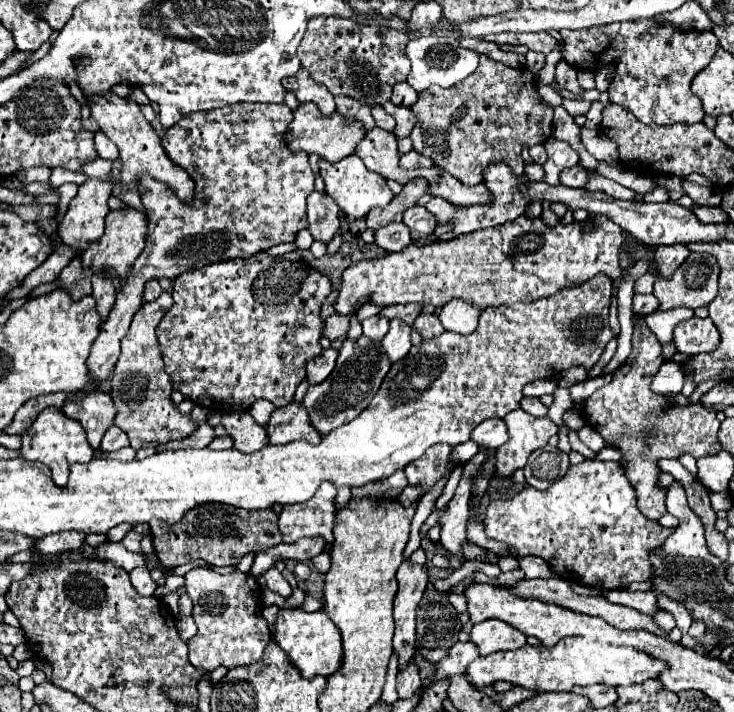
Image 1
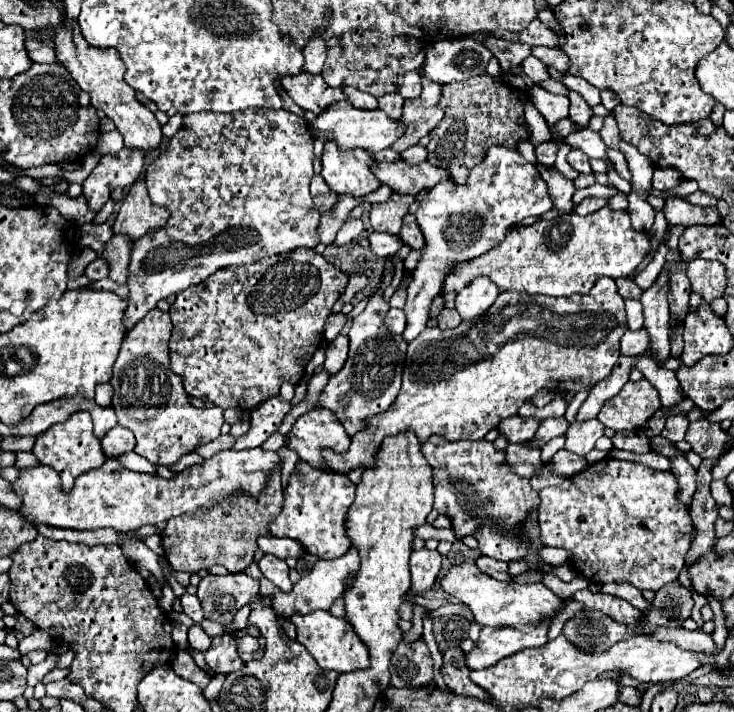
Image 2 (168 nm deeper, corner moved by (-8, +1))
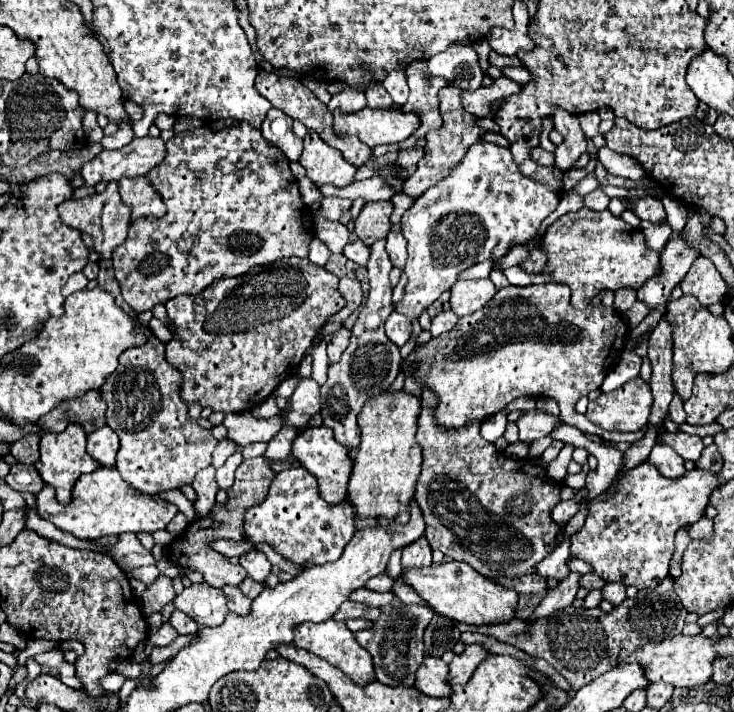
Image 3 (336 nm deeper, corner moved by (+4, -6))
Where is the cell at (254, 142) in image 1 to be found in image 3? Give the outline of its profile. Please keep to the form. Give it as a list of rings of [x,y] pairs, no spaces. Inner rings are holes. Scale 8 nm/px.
[[[248,123],[222,131],[212,131],[204,125],[194,131],[176,133],[166,143],[166,151],[164,163],[146,175],[156,191],[160,191],[168,207],[166,215],[136,219],[130,225],[126,241],[112,251],[114,275],[120,283],[122,297],[136,313],[150,311],[154,305],[178,295],[198,295],[216,279],[244,275],[256,265],[282,257],[308,257],[308,245],[314,237],[312,211],[300,197],[290,161],[260,131],[248,127]]]

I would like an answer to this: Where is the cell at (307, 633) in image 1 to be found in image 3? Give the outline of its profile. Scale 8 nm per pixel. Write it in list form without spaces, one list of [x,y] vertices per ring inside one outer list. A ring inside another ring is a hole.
[[[324,621],[324,623],[302,623],[300,627],[294,629],[294,647],[306,649],[314,655],[318,655],[320,659],[326,659],[328,663],[336,665],[340,671],[344,671],[352,681],[356,681],[360,687],[368,685],[374,681],[374,663],[372,657],[368,655],[368,651],[364,647],[360,647],[354,639],[354,633],[346,627],[344,621]]]

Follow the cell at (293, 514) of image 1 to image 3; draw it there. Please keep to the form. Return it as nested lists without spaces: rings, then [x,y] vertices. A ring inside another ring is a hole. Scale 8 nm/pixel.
[[[292,467],[278,473],[270,485],[268,497],[246,511],[244,531],[250,541],[266,541],[276,553],[290,559],[292,563],[310,567],[336,561],[342,555],[346,543],[352,539],[356,527],[354,511],[348,501],[340,505],[326,503],[318,493],[316,477],[304,467]]]

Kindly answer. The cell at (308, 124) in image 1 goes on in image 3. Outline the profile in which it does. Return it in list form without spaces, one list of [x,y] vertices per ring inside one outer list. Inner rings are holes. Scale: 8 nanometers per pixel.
[[[364,107],[356,113],[334,111],[336,133],[356,135],[368,147],[392,145],[406,141],[420,127],[416,113],[404,113],[400,107],[372,109]]]

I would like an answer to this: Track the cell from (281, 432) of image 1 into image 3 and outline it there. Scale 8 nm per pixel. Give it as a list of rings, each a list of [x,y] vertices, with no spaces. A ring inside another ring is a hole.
[[[310,427],[310,429],[302,431],[292,443],[292,453],[294,453],[294,457],[300,461],[300,465],[304,469],[308,469],[308,471],[312,471],[312,475],[316,475],[320,493],[328,503],[336,505],[336,503],[342,503],[346,499],[346,495],[348,495],[348,479],[350,479],[354,461],[348,455],[350,449],[340,445],[334,439],[332,429],[328,429],[328,427]]]

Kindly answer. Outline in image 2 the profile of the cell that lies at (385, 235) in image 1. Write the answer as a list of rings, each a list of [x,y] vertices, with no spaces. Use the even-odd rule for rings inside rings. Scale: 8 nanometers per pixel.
[[[372,232],[368,236],[368,240],[370,240],[372,252],[378,254],[378,256],[382,256],[382,258],[394,256],[404,246],[404,242],[402,242],[400,236],[392,236],[388,232]]]

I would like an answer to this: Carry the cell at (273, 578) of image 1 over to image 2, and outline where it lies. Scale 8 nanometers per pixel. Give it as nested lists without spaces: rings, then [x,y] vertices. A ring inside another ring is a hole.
[[[266,554],[266,556],[258,562],[258,566],[260,566],[262,574],[264,574],[270,582],[274,582],[282,592],[290,592],[290,590],[292,590],[292,582],[290,582],[290,578],[288,578],[288,566],[286,566],[284,560]]]

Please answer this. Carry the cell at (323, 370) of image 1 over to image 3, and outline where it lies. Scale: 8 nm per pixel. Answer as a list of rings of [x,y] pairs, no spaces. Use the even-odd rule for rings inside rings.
[[[342,327],[340,331],[336,331],[336,333],[332,335],[332,339],[330,339],[330,343],[328,343],[330,363],[336,363],[336,361],[342,357],[344,349],[348,347],[348,343],[350,343],[350,329]]]

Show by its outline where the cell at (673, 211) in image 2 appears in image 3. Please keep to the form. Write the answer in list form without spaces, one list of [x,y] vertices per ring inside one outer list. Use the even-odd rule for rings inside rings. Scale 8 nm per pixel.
[[[642,197],[642,199],[630,201],[628,209],[634,211],[640,219],[646,219],[646,221],[652,221],[652,223],[660,223],[660,221],[666,219],[666,211],[664,211],[662,203],[654,197]]]

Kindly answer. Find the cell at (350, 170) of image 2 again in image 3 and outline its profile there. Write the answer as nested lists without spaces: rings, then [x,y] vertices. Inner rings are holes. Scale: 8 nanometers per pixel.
[[[308,129],[304,137],[304,149],[298,163],[314,183],[332,183],[336,187],[350,185],[356,173],[356,167],[350,165],[340,151],[326,145],[312,129]]]

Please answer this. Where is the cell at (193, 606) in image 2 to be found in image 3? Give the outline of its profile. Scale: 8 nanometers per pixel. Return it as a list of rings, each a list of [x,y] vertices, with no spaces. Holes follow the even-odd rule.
[[[174,611],[170,617],[170,625],[178,631],[178,635],[194,635],[200,627],[194,623],[194,619],[190,619],[188,615]]]

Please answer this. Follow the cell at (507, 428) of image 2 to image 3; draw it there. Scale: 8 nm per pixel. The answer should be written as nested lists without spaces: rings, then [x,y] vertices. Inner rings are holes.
[[[532,409],[532,411],[524,411],[516,421],[516,425],[520,429],[520,441],[536,441],[540,437],[550,435],[560,425],[560,419],[544,411]]]

